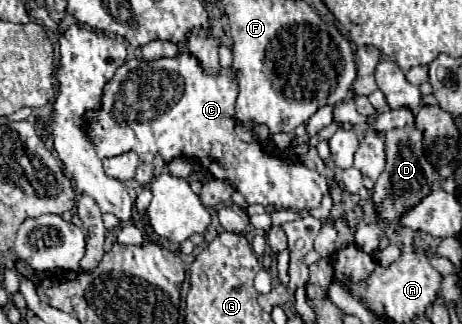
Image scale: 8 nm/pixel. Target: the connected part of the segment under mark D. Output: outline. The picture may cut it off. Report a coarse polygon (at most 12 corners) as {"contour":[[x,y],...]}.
{"contour":[[416,127],[386,131],[386,169],[372,189],[374,223],[360,249],[398,233],[400,215],[432,191],[436,173]]}

